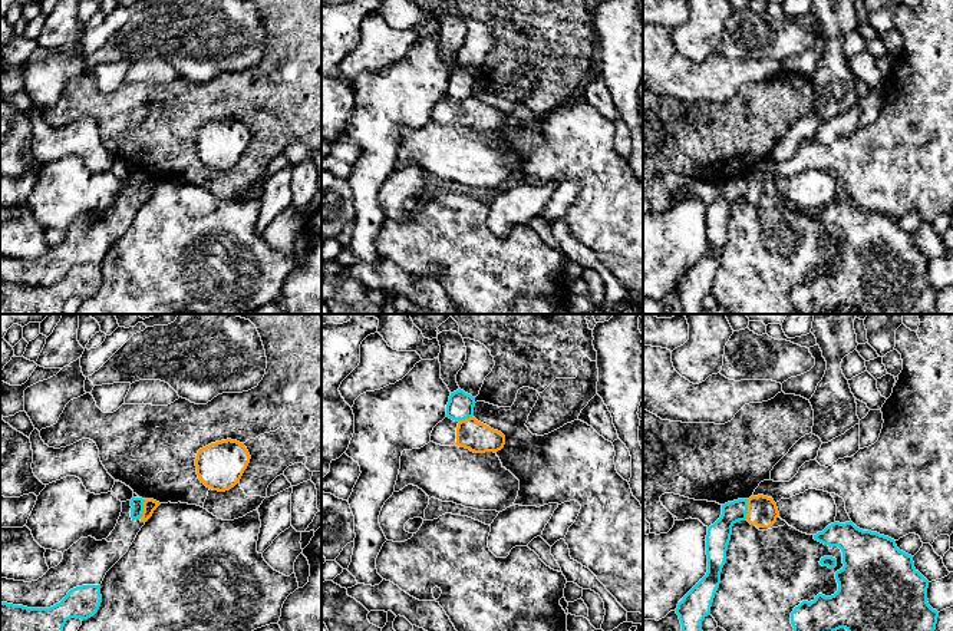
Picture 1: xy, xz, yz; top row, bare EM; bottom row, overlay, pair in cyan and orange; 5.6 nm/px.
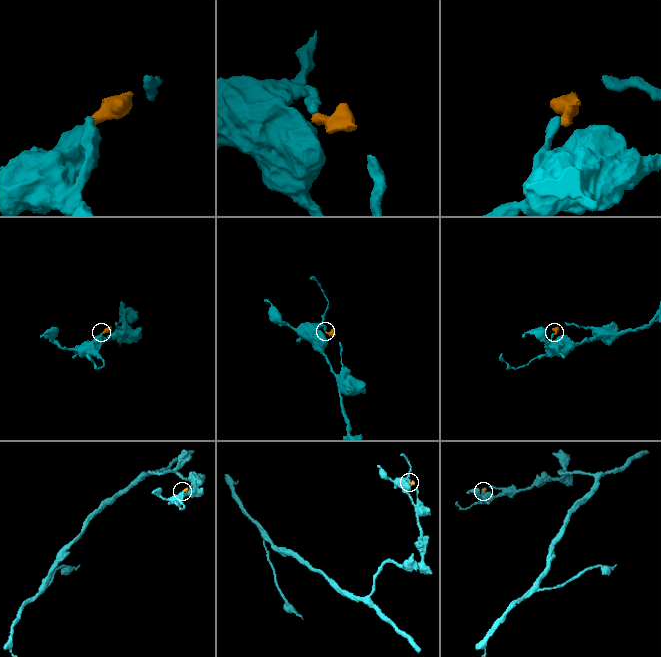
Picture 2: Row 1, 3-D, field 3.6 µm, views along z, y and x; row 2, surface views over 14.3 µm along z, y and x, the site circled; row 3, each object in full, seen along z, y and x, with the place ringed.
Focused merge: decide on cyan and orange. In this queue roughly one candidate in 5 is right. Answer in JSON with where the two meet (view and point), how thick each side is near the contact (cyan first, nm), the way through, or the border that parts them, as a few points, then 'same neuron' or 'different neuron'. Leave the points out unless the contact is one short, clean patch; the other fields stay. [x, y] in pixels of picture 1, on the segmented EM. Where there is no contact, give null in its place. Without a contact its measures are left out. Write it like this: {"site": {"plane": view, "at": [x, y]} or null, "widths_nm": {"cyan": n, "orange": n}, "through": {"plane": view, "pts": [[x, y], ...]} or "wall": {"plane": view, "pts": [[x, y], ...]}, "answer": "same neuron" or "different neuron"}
{"site": {"plane": "xy", "at": [142, 509]}, "widths_nm": {"cyan": 70, "orange": 80}, "wall": {"plane": "xy", "pts": [[145, 499], [139, 518]]}, "answer": "different neuron"}

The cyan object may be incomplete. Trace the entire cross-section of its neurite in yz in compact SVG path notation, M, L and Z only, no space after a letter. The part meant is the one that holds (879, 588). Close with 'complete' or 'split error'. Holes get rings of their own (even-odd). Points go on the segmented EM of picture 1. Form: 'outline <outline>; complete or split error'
outline M851 521L834 522L814 539L838 546L844 566L835 572L838 591L814 601L802 601L791 612L794 631L934 631L939 612L927 602L929 581L914 568L913 556L900 551L896 541L857 528Z; complete

